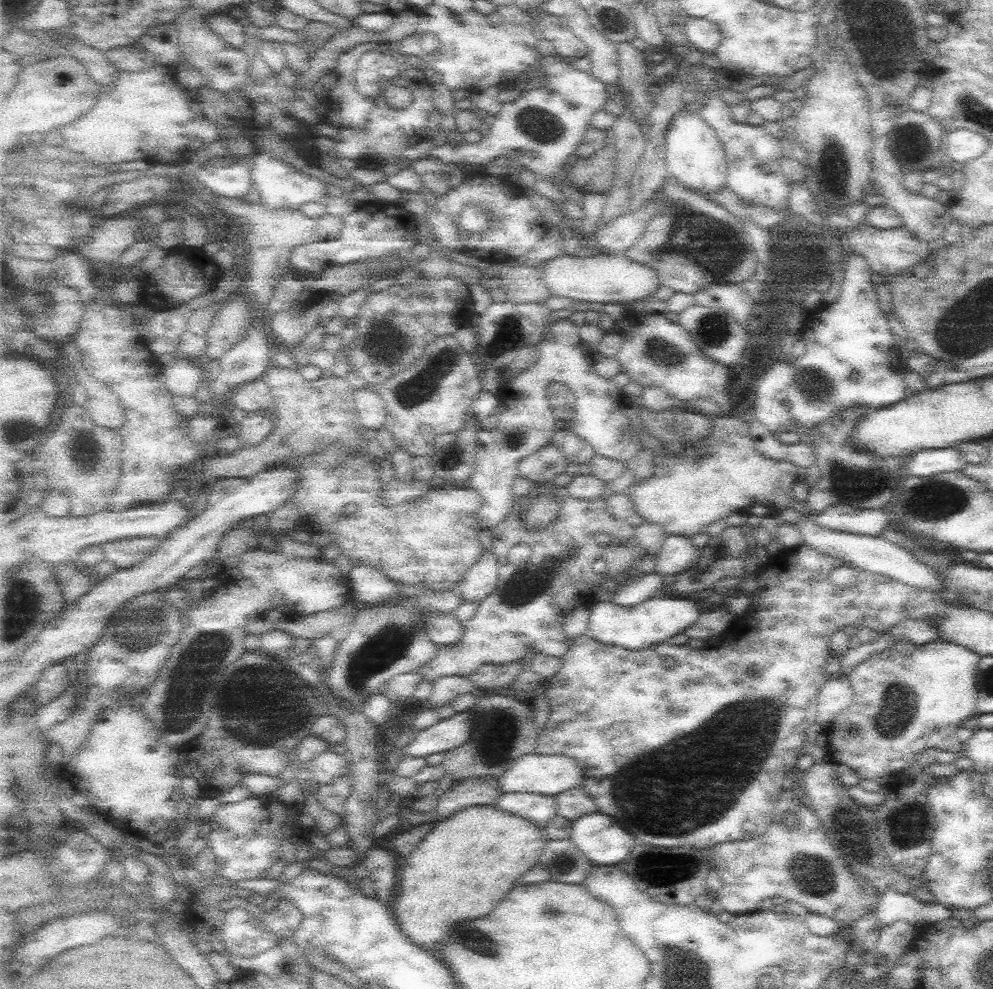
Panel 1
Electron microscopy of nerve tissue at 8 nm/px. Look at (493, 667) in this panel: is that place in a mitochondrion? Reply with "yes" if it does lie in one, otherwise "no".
no

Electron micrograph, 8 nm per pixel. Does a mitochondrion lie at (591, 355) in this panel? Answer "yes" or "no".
no

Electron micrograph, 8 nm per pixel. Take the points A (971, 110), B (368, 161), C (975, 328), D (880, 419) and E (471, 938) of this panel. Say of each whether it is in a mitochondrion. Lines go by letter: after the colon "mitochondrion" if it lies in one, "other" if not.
A: mitochondrion
B: other
C: mitochondrion
D: other
E: mitochondrion

